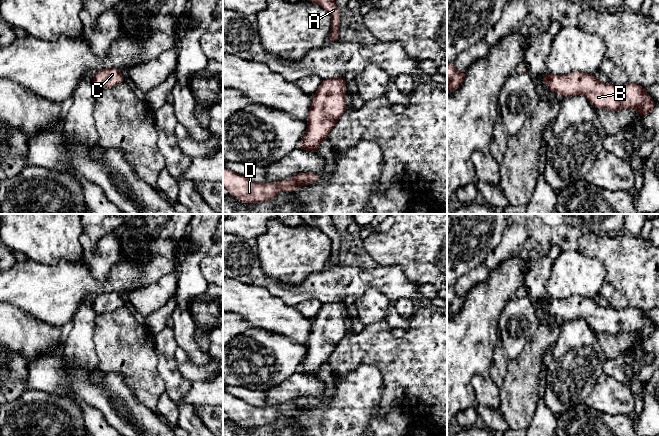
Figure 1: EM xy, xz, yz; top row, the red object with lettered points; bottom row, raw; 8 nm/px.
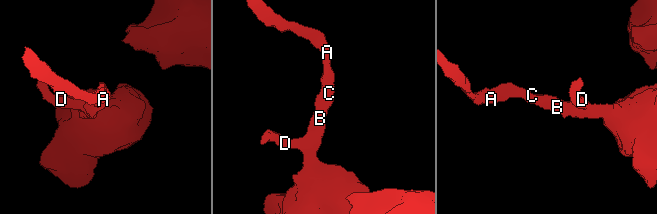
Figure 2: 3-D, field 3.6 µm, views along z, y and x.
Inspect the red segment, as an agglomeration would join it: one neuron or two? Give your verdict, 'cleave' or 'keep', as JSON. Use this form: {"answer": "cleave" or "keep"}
{"answer": "keep"}

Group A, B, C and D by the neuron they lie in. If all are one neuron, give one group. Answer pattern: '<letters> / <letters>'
A B C D

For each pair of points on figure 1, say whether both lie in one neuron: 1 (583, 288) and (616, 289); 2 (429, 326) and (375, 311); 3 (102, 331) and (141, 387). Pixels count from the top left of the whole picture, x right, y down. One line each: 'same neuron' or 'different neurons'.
1: different neurons
2: different neurons
3: same neuron

